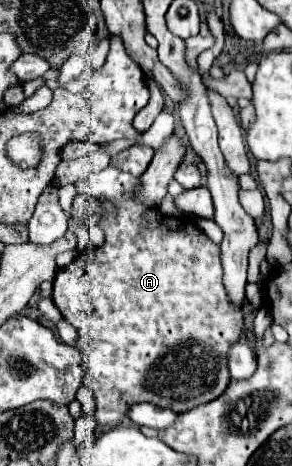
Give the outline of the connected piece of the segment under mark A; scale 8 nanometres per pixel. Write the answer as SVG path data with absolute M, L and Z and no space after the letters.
M118 168L90 174L76 184L78 192L98 196L116 210L102 222L104 244L100 248L90 246L86 252L80 252L72 264L60 268L52 294L62 316L78 332L78 348L84 354L84 365L88 369L84 385L94 394L98 426L106 428L124 424L130 406L138 402L150 402L180 414L218 398L230 382L226 358L232 342L242 334L244 320L242 310L230 304L222 284L220 246L194 222L184 218L162 216L158 226L146 226L142 214L150 208L138 202L134 194L136 186L138 178Z

